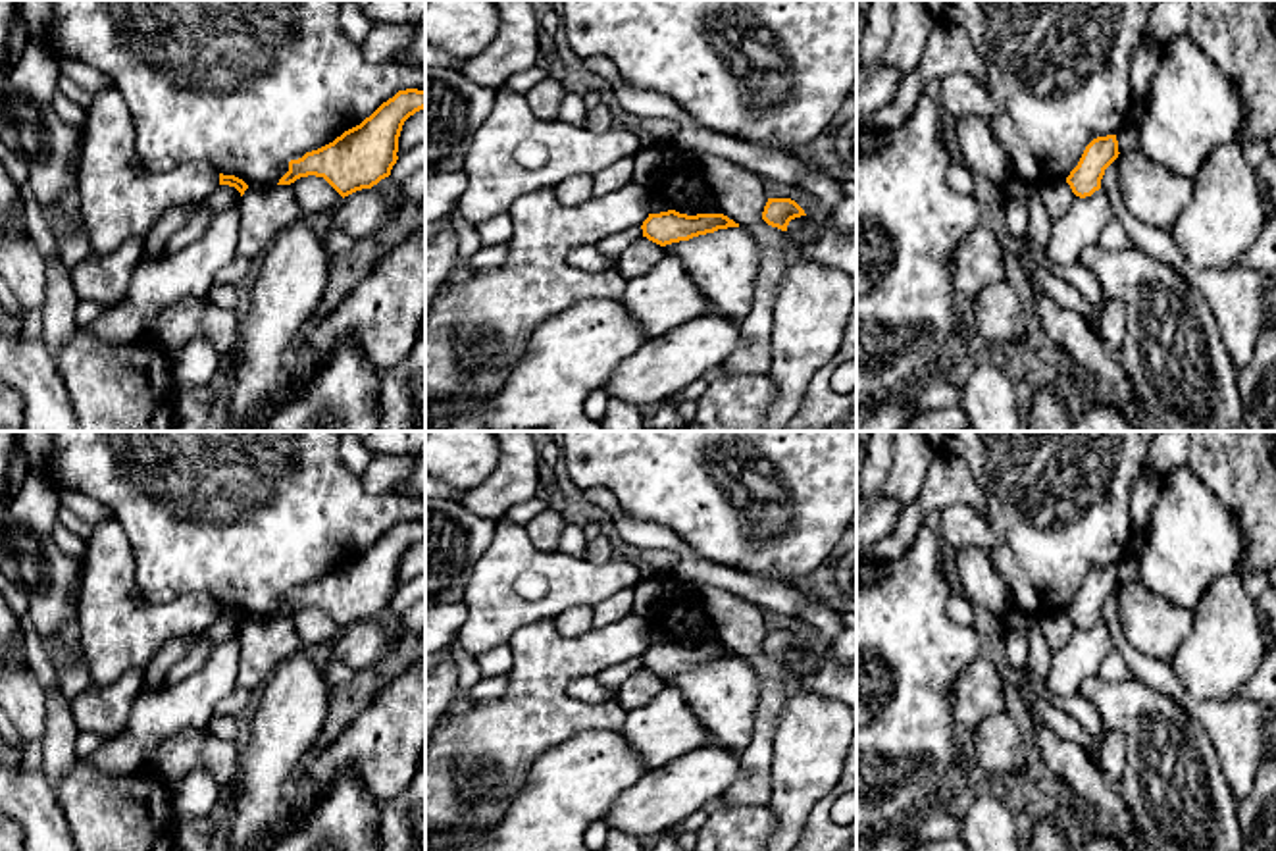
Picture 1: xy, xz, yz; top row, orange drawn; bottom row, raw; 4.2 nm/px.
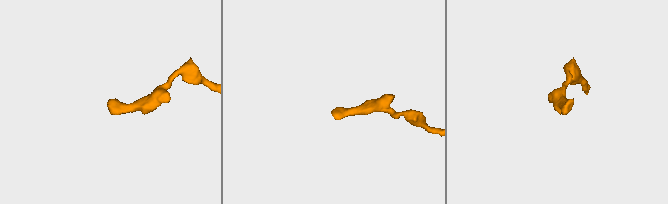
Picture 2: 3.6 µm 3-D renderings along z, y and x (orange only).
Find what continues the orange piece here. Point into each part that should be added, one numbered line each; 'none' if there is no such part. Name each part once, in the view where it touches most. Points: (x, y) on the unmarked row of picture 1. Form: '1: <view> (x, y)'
none

